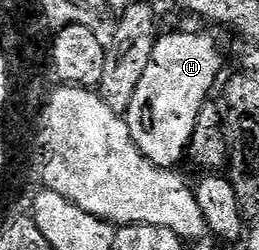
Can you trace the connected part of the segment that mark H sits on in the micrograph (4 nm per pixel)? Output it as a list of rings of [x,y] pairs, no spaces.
[[[172,31],[169,35],[161,34],[154,45],[154,53],[150,53],[150,65],[146,65],[146,73],[142,73],[142,81],[138,81],[138,89],[134,89],[134,101],[130,101],[126,118],[130,137],[134,137],[134,145],[156,167],[172,169],[184,155],[188,142],[197,134],[196,118],[200,116],[204,104],[209,102],[212,86],[220,75],[220,66],[224,59],[220,56],[220,47],[212,35],[204,31]]]

